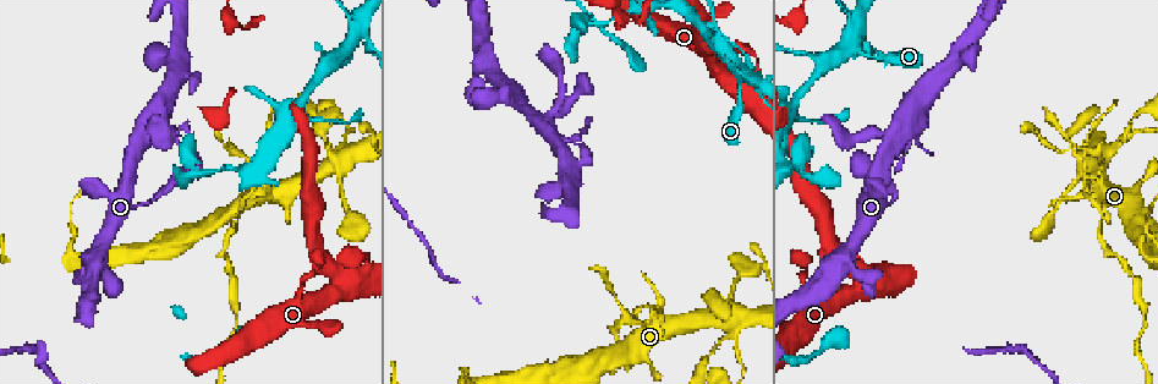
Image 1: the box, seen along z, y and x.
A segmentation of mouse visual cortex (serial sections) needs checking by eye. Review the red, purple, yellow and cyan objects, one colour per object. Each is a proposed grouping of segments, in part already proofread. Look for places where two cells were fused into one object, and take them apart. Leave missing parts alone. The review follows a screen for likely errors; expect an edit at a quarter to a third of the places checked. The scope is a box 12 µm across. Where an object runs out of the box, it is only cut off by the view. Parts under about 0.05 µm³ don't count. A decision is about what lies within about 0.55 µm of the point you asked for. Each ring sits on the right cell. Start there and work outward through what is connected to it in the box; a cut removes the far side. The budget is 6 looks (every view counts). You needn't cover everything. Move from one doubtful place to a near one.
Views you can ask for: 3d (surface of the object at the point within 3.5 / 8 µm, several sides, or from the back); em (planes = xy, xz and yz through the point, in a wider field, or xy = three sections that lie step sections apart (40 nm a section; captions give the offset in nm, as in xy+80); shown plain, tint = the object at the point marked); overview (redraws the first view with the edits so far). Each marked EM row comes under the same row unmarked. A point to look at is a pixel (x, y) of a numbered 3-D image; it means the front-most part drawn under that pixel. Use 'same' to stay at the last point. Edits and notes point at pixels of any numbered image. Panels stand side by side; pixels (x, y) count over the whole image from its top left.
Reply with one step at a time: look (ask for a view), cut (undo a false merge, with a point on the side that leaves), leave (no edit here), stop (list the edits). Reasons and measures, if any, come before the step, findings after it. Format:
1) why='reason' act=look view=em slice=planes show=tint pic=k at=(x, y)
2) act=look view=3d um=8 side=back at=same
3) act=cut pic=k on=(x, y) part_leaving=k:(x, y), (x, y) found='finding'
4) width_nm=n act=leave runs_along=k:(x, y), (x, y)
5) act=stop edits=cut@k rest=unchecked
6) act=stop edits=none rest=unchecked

why='abrupt turn' act=look view=3d um=8 pic=1 at=(570, 142)

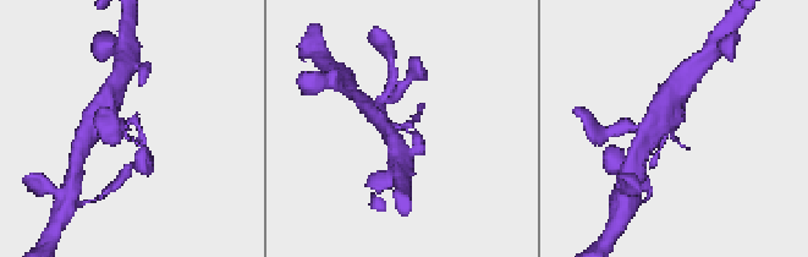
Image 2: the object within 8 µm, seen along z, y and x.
act=look view=3d um=3.5 pic=2 at=(125, 122)

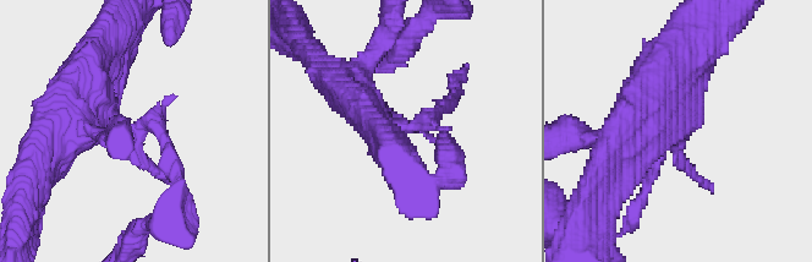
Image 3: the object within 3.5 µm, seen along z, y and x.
act=look view=em slice=xy step=5 show=tint pic=3 at=(413, 130)

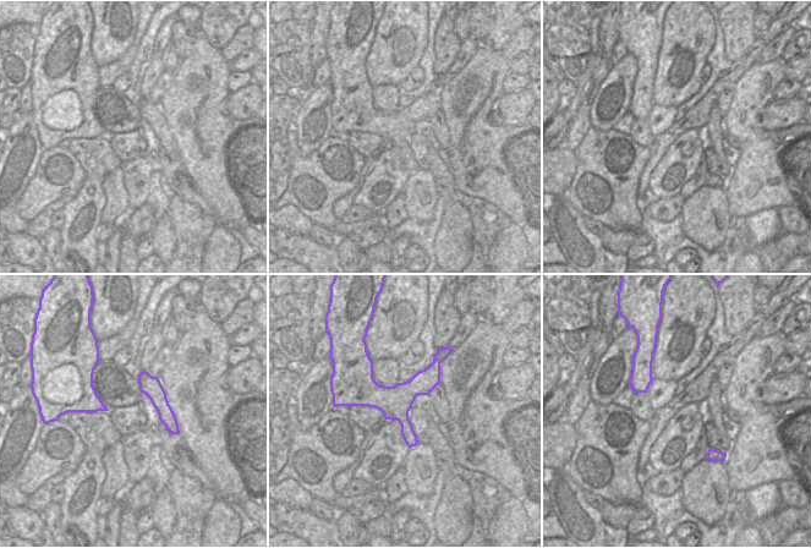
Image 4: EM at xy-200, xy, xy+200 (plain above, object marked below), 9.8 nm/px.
act=cut pic=3 on=(169, 156) found='a second cell is stuck on'

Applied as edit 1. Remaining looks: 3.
why='abrupt turn' act=look view=3d um=8 pic=1 at=(351, 44)

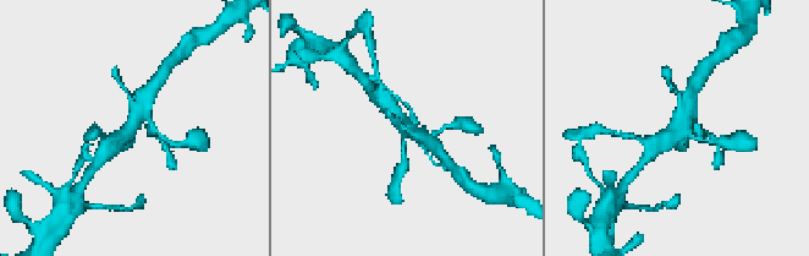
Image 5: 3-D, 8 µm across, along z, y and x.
act=look view=em slice=planes show=tint pic=5 at=(685, 127)

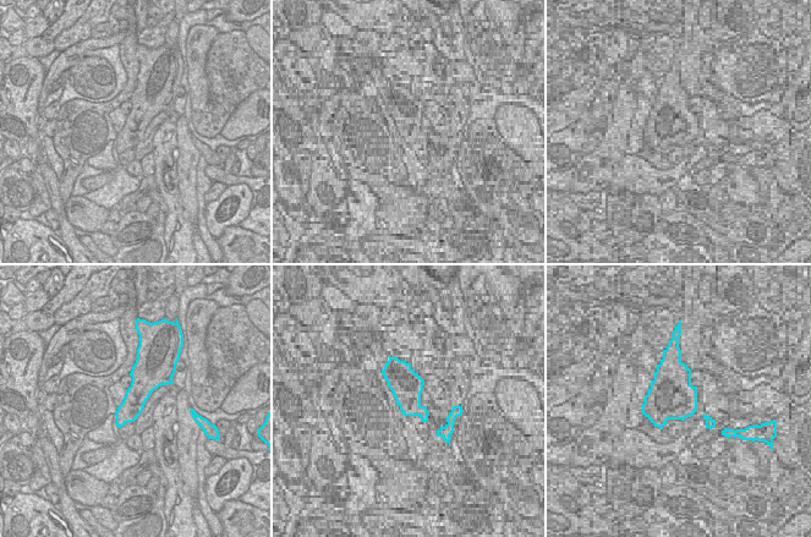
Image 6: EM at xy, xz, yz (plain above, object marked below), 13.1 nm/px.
act=leave runs_along=5:(711, 141), (684, 131), (691, 97) found='one cell here'

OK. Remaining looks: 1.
act=stop edits=cut@3 rest=unchecked

